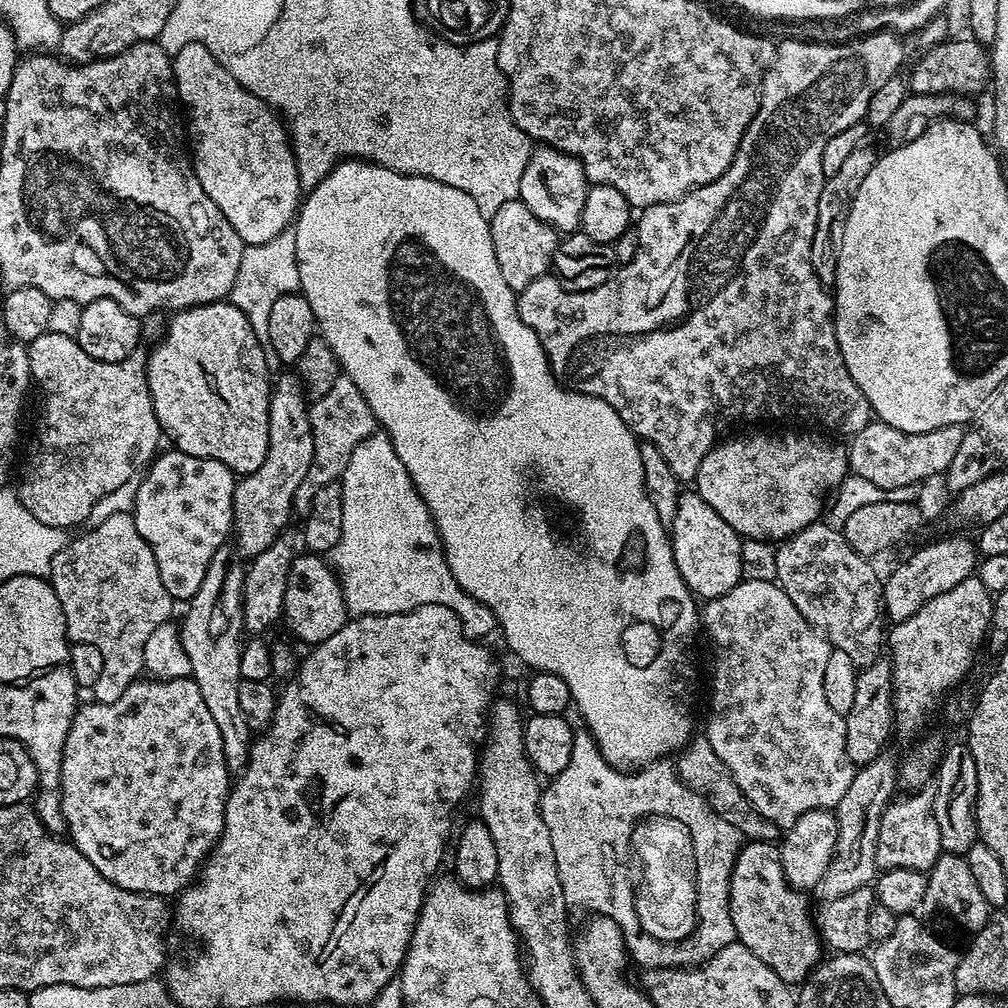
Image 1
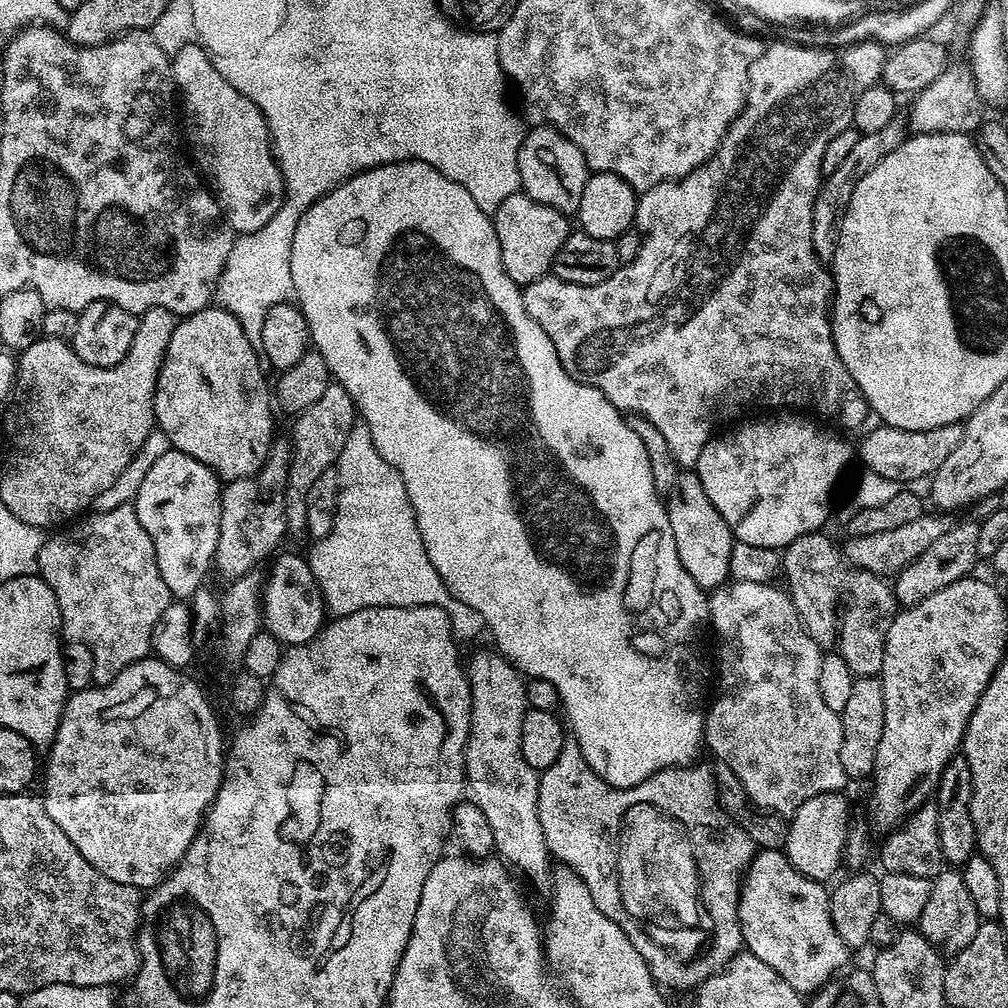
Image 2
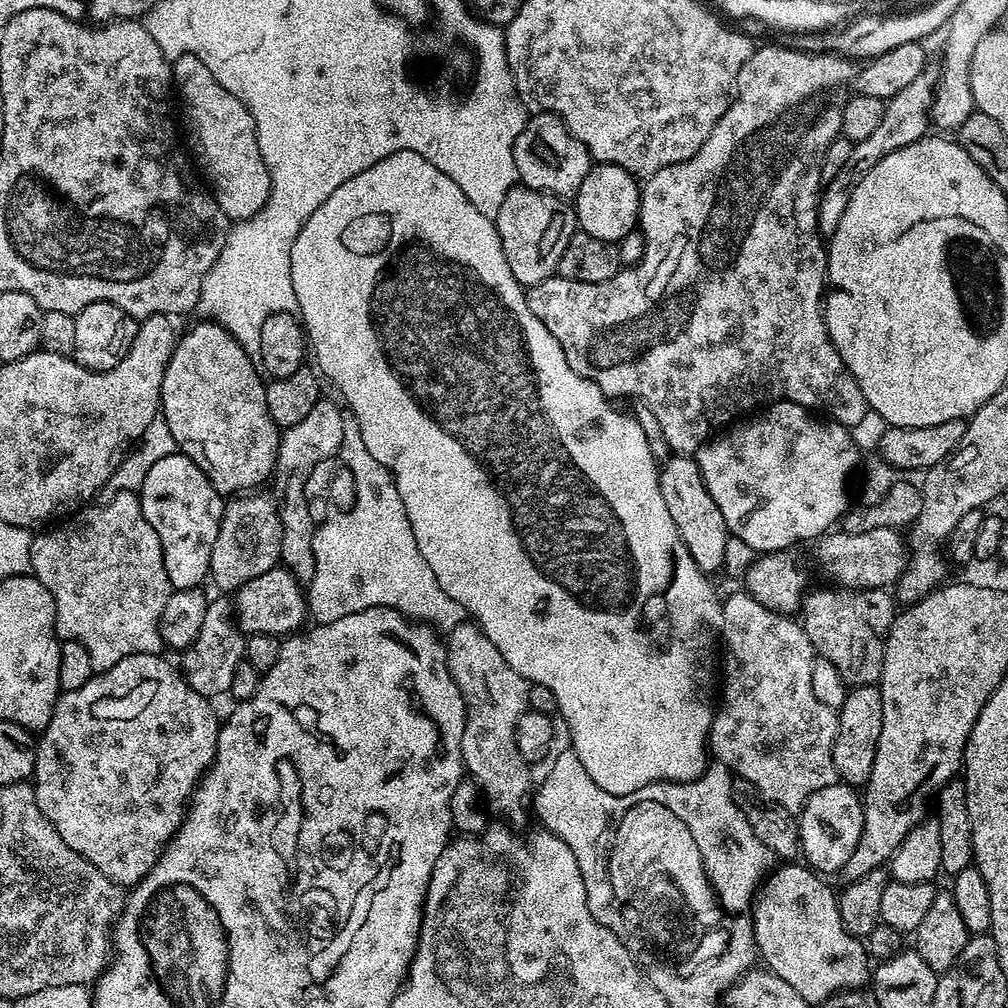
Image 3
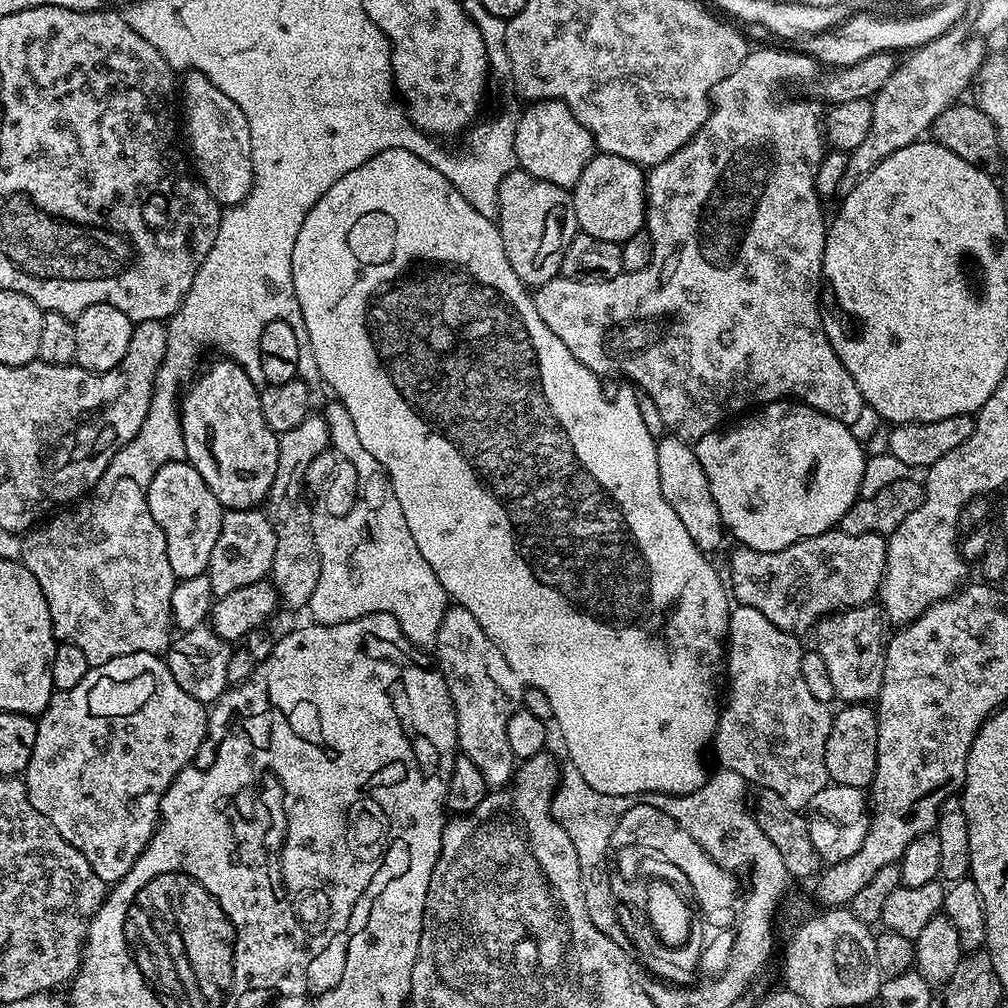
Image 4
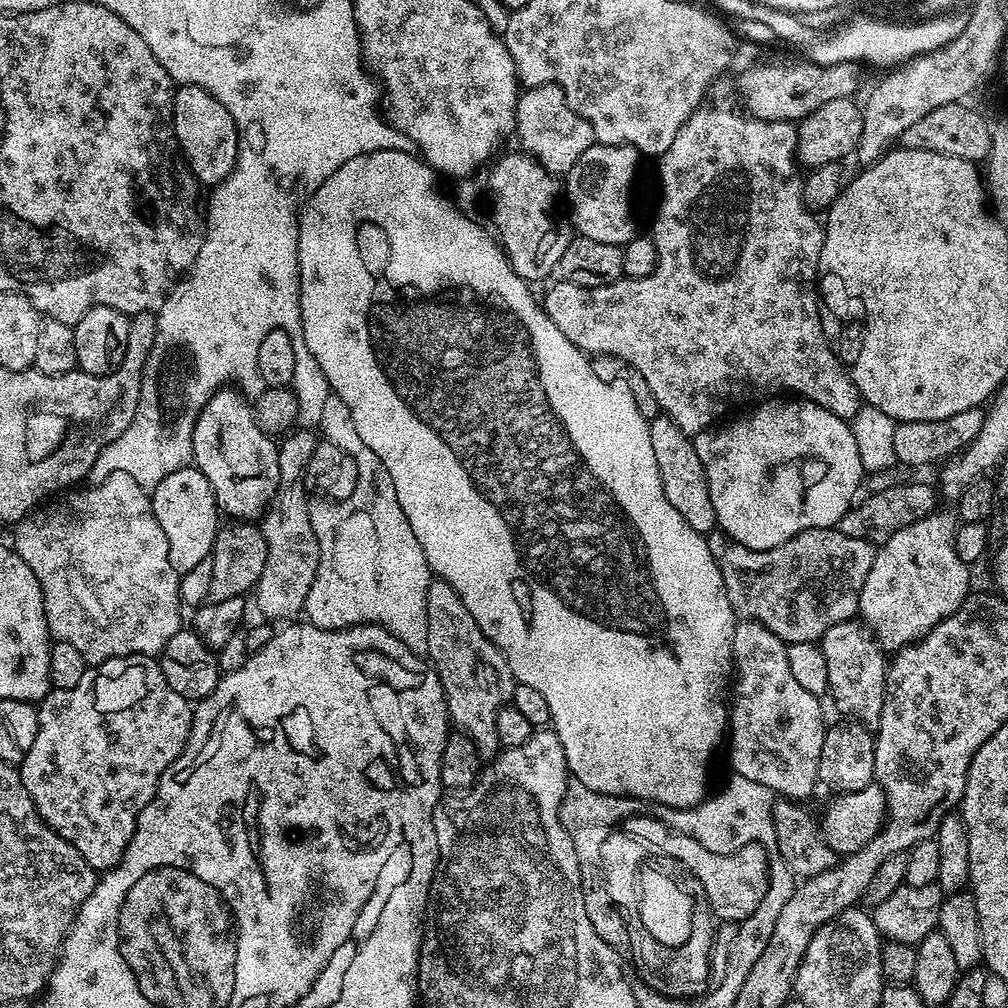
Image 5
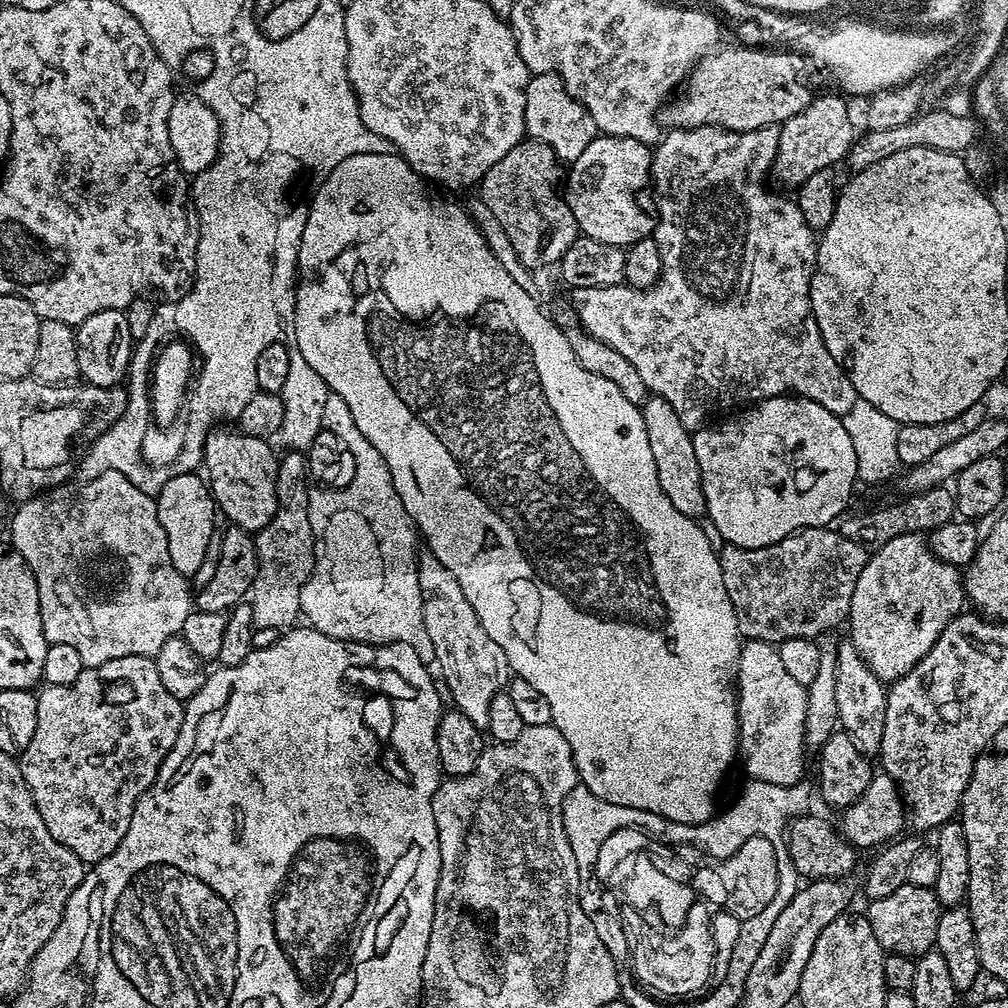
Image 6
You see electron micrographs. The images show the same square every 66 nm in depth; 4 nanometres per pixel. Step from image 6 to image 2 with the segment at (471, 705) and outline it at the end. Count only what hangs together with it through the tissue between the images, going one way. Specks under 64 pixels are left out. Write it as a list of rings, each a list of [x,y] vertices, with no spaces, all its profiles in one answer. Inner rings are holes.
[[[495,650],[467,657],[466,671],[472,691],[472,721],[464,747],[467,795],[486,814],[499,859],[536,884],[549,883],[550,853],[538,818],[540,777],[522,758],[522,718],[529,709],[525,677]]]

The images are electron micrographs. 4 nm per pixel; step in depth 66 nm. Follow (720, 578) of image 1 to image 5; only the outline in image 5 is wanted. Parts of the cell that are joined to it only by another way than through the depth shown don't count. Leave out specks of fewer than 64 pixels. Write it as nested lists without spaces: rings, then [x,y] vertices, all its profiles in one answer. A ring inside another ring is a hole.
[[[663,414],[654,417],[649,423],[650,446],[654,446],[654,462],[658,462],[658,474],[662,478],[662,490],[666,490],[666,499],[670,506],[686,518],[686,523],[694,530],[705,534],[717,531],[714,506],[710,502],[710,490],[706,486],[706,470],[702,470],[702,461],[698,459],[698,450],[692,445],[693,437],[678,430],[675,422]]]

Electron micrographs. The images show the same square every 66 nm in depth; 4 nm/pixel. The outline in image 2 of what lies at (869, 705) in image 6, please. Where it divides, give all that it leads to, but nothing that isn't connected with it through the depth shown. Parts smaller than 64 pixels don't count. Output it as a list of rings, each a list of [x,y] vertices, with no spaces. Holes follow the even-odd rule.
[[[823,531],[811,532],[789,544],[782,552],[782,576],[788,579],[786,591],[792,598],[804,629],[821,649],[839,652],[847,662],[852,675],[879,677],[882,670],[882,654],[886,646],[886,630],[890,630],[892,617],[898,611],[896,593],[887,579],[856,568],[845,559],[845,553]]]

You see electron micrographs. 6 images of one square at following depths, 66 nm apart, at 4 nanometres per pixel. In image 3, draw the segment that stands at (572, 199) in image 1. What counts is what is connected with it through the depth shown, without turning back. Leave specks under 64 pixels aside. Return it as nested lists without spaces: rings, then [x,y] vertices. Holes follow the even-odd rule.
[[[538,112],[529,115],[522,134],[514,142],[514,166],[519,183],[525,188],[549,192],[561,198],[575,197],[582,178],[592,168],[592,155],[574,134],[553,112]]]

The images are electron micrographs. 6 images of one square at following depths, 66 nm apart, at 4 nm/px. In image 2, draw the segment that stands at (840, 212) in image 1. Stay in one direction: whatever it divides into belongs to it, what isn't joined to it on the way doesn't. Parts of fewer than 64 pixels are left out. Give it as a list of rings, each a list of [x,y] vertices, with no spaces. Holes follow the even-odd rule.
[[[897,118],[882,130],[874,134],[866,134],[858,138],[858,143],[854,146],[854,151],[842,161],[842,166],[834,170],[832,176],[827,177],[821,183],[816,201],[814,202],[814,222],[812,223],[812,241],[814,242],[814,254],[820,259],[820,263],[828,266],[831,265],[834,258],[834,250],[838,250],[838,234],[842,234],[842,218],[846,218],[846,210],[850,206],[850,198],[854,198],[854,186],[886,158],[898,146],[904,143],[906,139],[906,124],[903,119]]]

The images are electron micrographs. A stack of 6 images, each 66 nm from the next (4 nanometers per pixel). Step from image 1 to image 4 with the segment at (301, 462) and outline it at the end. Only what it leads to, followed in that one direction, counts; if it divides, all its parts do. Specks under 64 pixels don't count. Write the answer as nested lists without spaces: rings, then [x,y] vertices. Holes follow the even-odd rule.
[[[259,507],[225,511],[222,530],[218,530],[218,542],[214,542],[206,573],[210,578],[213,597],[225,596],[234,590],[242,590],[242,586],[265,579],[271,573],[275,549],[276,535],[267,511]]]

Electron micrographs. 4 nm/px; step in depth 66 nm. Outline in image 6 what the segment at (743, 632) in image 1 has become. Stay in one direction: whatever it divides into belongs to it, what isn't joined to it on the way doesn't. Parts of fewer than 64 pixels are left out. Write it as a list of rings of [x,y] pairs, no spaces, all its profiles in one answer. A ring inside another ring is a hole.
[[[745,639],[736,659],[736,717],[738,718],[738,756],[753,780],[790,787],[805,779],[804,727],[808,689],[794,682],[782,667],[780,649],[775,643]]]

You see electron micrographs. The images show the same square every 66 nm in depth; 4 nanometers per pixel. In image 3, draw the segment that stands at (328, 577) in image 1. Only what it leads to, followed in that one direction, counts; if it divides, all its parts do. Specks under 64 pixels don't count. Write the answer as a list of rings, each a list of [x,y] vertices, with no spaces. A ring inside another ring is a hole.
[[[283,566],[266,570],[266,574],[258,574],[258,578],[250,578],[246,586],[236,589],[234,599],[234,619],[245,634],[269,632],[272,636],[284,638],[305,627],[304,620],[308,616],[305,589],[295,574]]]

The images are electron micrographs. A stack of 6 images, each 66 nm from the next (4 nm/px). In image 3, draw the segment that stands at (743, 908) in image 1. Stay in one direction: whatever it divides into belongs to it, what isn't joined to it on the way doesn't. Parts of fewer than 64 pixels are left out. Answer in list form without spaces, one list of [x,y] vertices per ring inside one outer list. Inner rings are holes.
[[[784,862],[769,871],[758,889],[758,895],[750,909],[750,919],[759,959],[763,967],[774,973],[793,990],[798,990],[810,1006],[819,1006],[826,998],[838,992],[860,990],[870,980],[870,957],[865,941],[852,936],[846,926],[842,926],[842,916],[837,893],[811,868],[800,862]]]

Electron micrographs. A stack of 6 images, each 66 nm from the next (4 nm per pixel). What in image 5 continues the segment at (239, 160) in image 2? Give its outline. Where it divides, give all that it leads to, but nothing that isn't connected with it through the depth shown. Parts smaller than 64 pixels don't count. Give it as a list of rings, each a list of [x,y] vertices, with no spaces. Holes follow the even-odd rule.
[[[197,84],[177,87],[172,97],[172,125],[188,169],[201,185],[215,186],[232,173],[240,149],[240,138],[236,134],[234,118],[230,118],[230,110],[226,110],[218,98]]]

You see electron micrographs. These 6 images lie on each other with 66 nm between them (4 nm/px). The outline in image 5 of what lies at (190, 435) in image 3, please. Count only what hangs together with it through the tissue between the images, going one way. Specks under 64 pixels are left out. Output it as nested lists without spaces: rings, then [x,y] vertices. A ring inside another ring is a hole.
[[[225,386],[196,412],[192,458],[206,482],[210,482],[225,517],[256,522],[268,511],[278,490],[278,444],[258,426],[253,405],[239,391]]]

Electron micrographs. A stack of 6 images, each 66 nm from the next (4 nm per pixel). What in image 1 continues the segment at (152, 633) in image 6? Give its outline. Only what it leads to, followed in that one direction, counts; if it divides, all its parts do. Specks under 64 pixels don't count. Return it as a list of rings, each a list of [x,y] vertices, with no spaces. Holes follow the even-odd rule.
[[[132,512],[110,514],[106,522],[92,524],[89,532],[69,539],[67,546],[54,554],[50,583],[58,602],[62,602],[62,614],[66,618],[69,637],[86,638],[87,643],[98,646],[102,654],[102,678],[94,682],[90,696],[97,704],[114,702],[122,698],[130,685],[144,672],[146,638],[158,626],[169,623],[174,607],[172,596],[162,586],[162,574],[158,574],[158,562],[154,562],[154,550],[138,534],[136,517]]]

